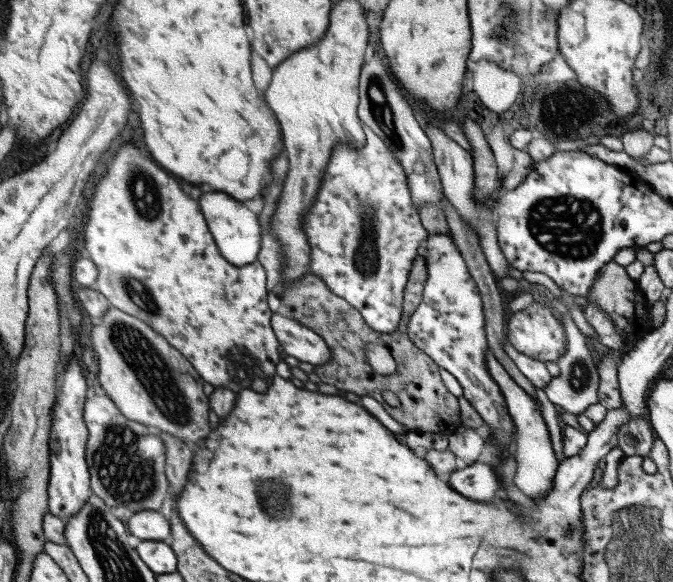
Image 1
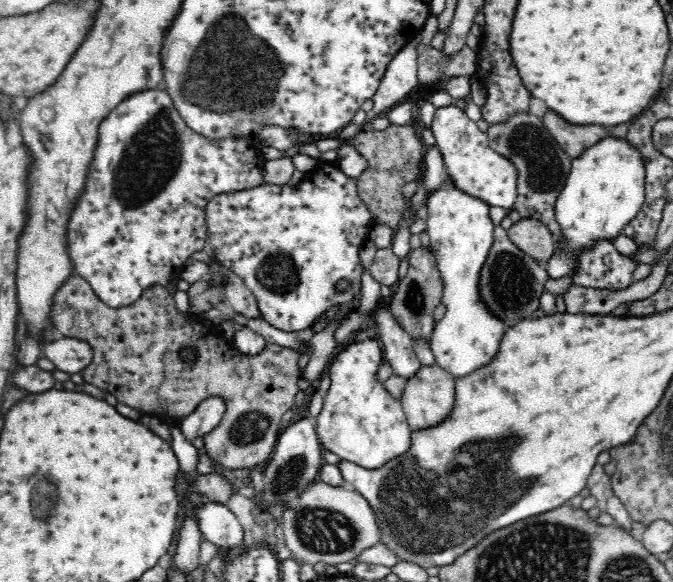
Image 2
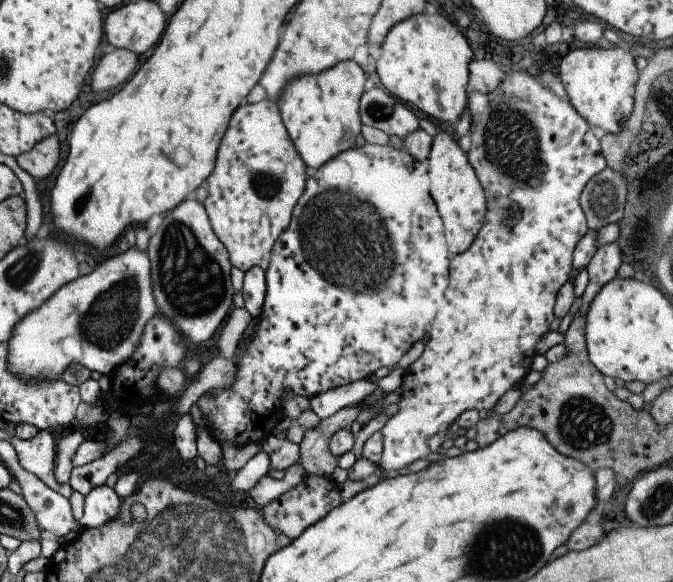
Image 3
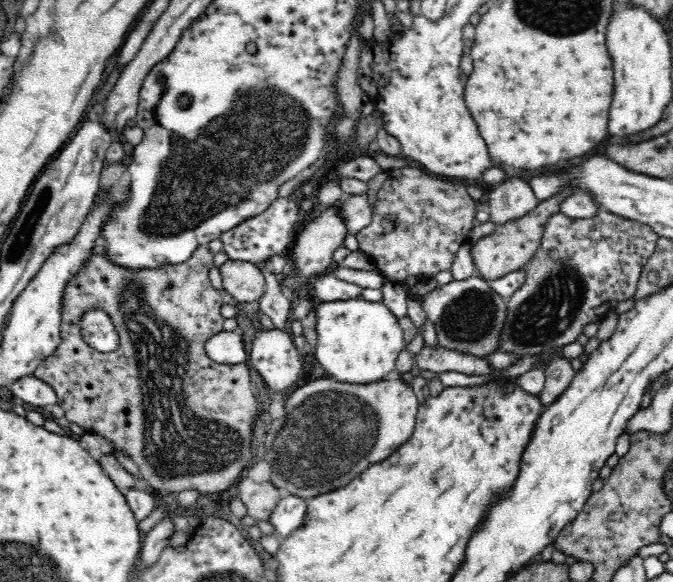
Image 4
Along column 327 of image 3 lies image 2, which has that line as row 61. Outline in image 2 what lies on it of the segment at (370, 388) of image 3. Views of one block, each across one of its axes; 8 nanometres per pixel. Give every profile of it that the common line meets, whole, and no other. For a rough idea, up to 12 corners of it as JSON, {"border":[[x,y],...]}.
{"border":[[420,38],[388,64],[368,120],[384,116],[418,86]]}

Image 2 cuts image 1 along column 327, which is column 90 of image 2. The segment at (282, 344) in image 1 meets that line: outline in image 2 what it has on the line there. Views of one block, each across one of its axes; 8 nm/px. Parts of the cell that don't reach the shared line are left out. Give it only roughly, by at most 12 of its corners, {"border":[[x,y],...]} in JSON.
{"border":[[86,340],[44,342],[42,356],[56,370],[78,374],[92,362]]}

